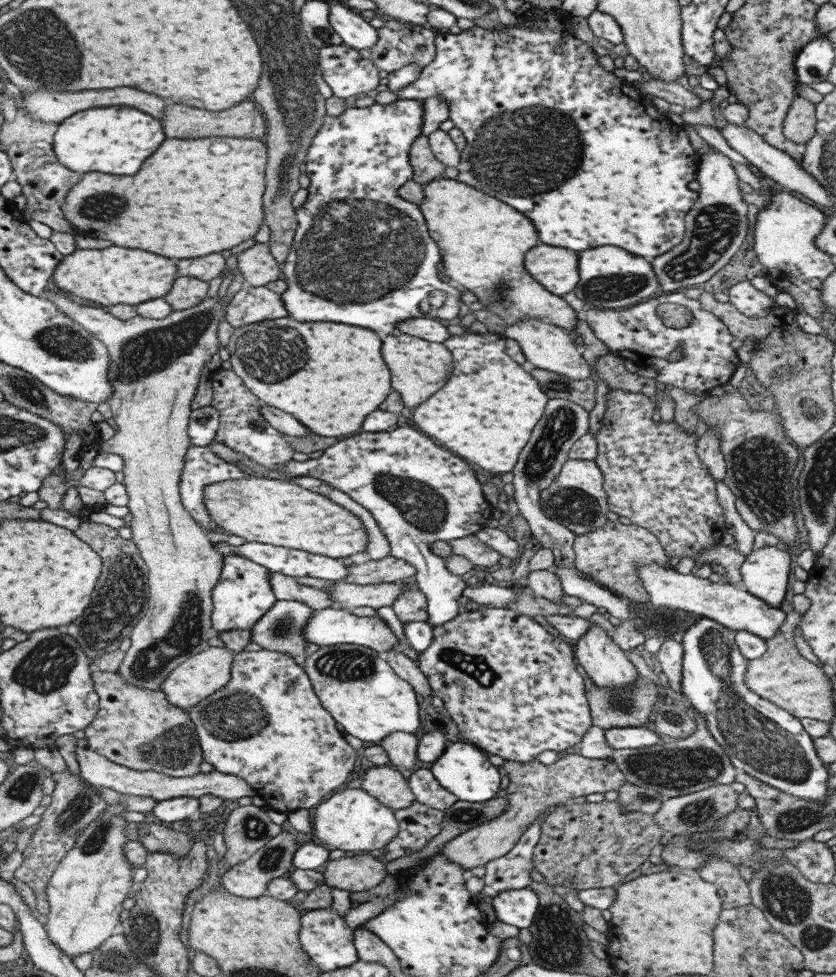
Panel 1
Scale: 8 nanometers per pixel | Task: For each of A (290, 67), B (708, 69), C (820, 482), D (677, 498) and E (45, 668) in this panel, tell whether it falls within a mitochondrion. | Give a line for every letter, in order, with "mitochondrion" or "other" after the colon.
A: mitochondrion
B: other
C: mitochondrion
D: other
E: mitochondrion

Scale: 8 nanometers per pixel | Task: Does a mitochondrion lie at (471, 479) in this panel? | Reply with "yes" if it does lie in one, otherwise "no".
no

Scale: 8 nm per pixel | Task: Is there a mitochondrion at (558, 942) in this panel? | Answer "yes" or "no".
yes

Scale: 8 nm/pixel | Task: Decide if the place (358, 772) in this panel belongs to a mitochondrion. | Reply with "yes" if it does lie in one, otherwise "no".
no

